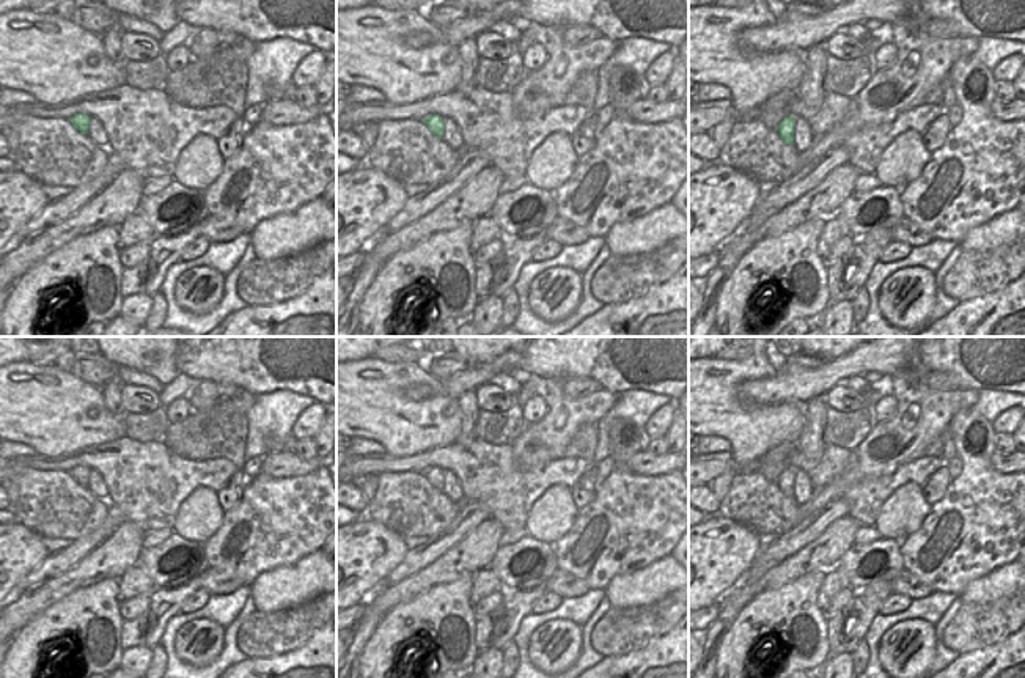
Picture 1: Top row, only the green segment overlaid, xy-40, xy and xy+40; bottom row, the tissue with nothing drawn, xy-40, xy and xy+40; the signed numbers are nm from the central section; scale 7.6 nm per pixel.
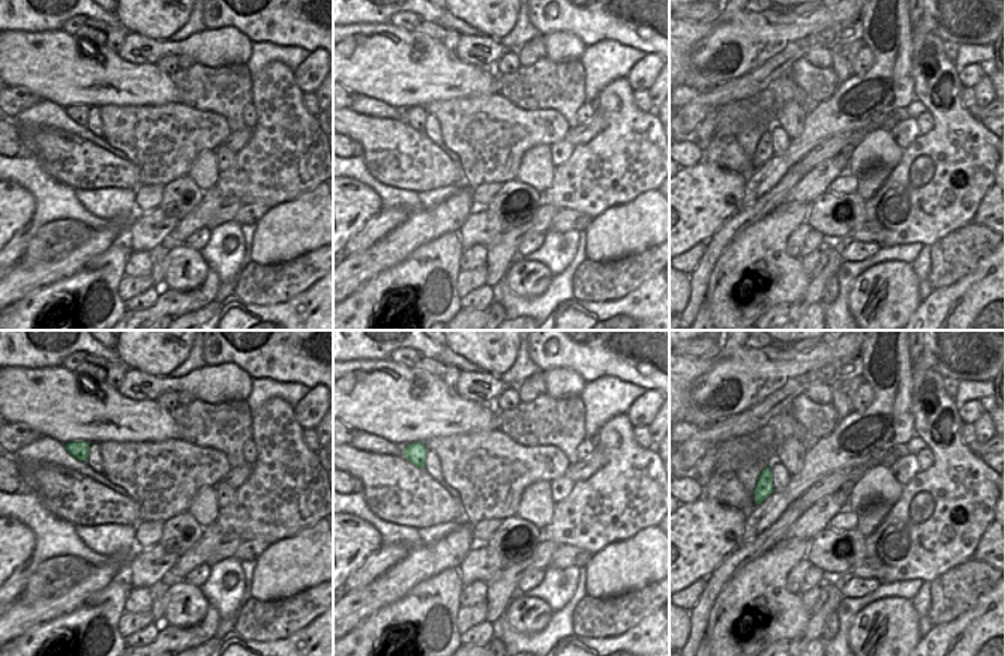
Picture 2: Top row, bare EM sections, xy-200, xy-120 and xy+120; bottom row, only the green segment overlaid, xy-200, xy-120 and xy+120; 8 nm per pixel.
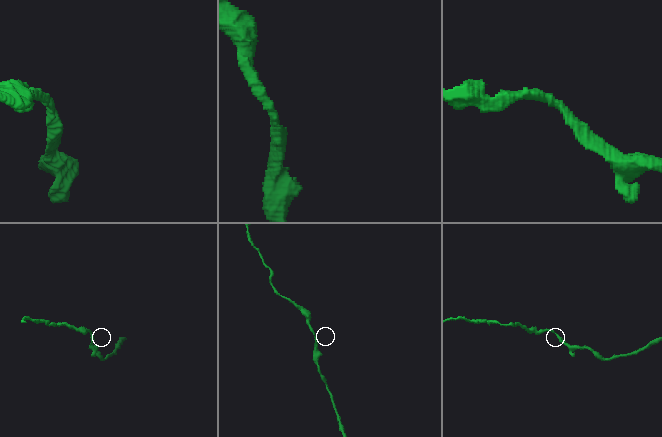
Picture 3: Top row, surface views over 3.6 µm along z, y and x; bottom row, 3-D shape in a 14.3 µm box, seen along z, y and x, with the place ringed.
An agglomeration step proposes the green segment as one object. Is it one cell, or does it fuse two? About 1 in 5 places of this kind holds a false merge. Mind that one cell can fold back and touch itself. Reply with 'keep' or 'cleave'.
keep

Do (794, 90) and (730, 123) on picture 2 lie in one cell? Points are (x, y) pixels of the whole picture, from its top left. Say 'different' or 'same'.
same

